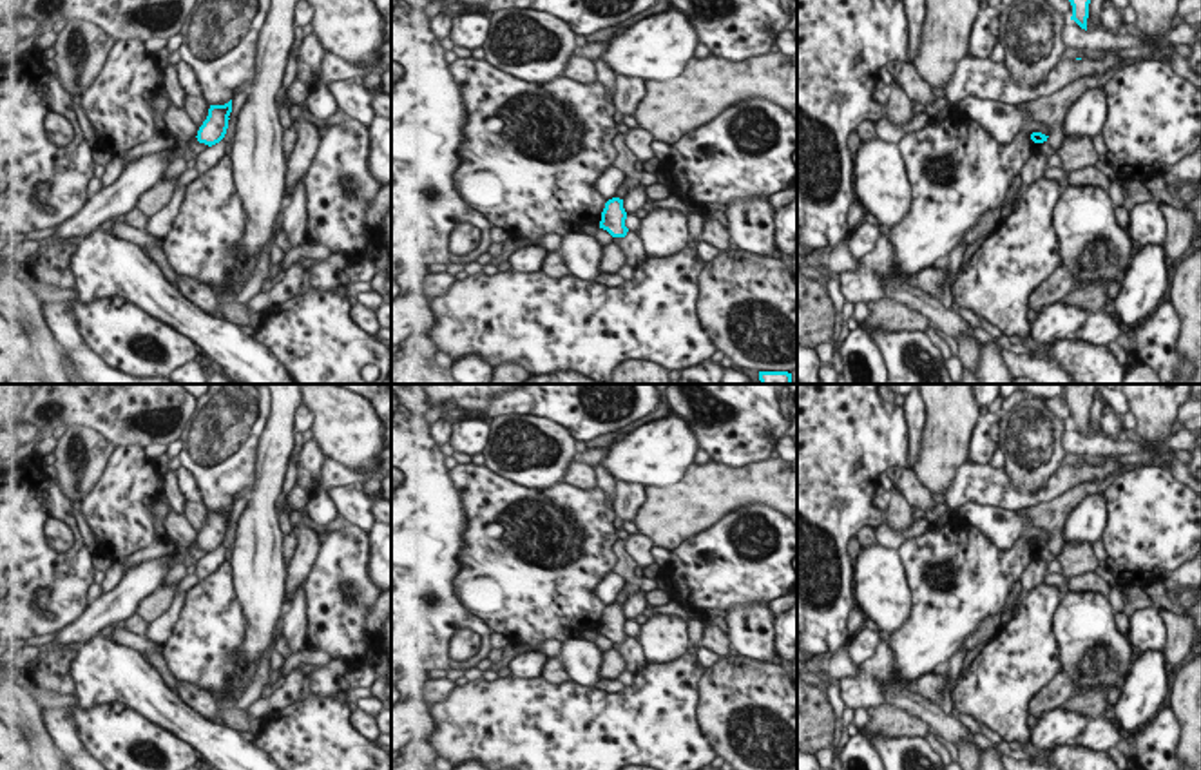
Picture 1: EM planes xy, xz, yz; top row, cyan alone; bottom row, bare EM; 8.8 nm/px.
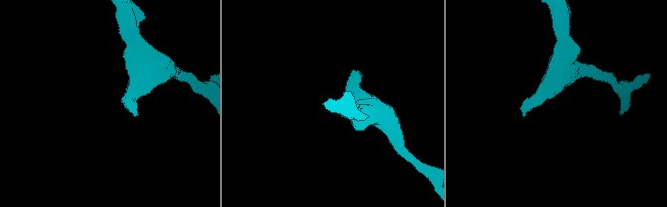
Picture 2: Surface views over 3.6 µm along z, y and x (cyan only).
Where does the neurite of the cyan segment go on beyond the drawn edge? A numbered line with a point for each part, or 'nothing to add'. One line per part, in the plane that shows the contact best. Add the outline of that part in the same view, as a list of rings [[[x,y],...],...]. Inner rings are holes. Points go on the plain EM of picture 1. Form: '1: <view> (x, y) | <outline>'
nothing to add

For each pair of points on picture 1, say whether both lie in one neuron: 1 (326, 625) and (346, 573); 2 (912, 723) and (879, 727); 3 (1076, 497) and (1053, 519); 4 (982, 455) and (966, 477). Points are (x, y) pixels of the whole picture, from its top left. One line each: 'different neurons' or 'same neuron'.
1: same neuron
2: same neuron
3: same neuron
4: different neurons

